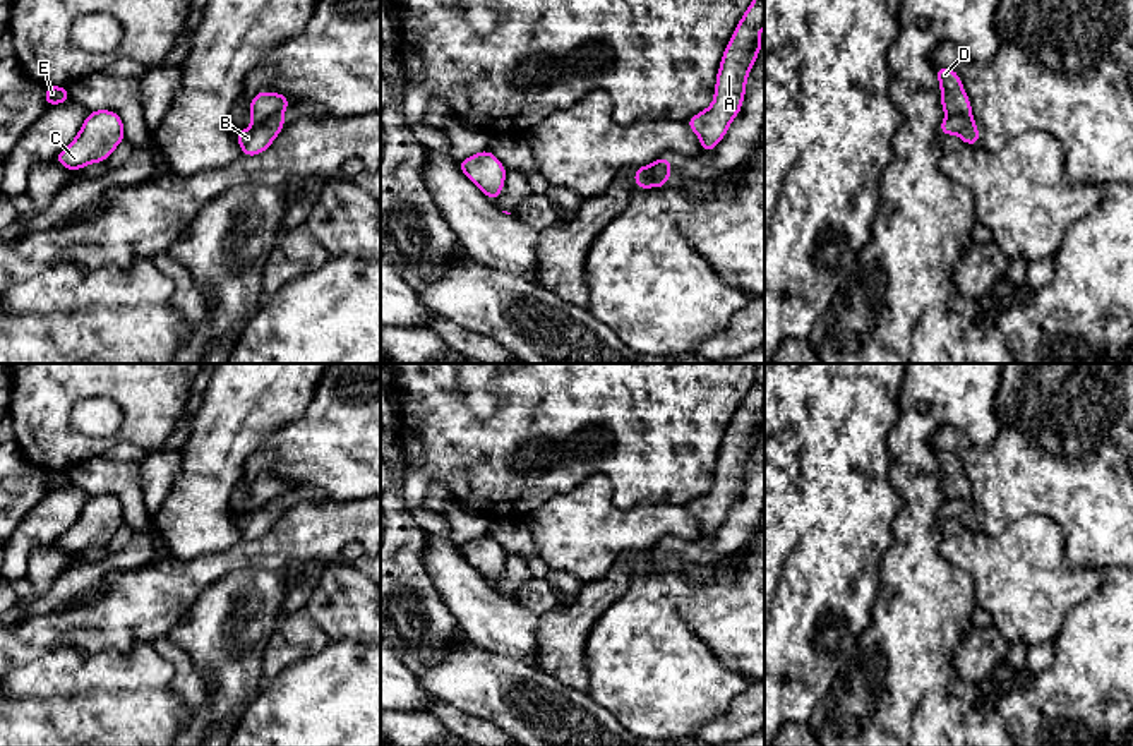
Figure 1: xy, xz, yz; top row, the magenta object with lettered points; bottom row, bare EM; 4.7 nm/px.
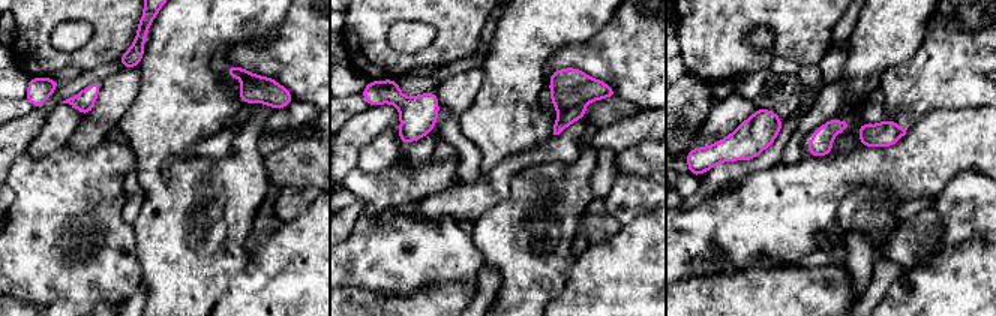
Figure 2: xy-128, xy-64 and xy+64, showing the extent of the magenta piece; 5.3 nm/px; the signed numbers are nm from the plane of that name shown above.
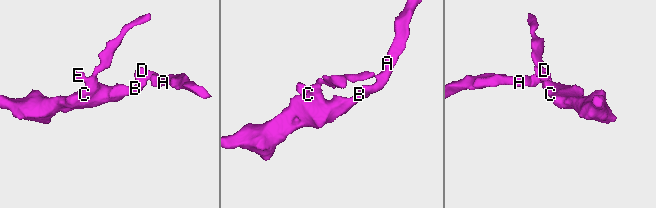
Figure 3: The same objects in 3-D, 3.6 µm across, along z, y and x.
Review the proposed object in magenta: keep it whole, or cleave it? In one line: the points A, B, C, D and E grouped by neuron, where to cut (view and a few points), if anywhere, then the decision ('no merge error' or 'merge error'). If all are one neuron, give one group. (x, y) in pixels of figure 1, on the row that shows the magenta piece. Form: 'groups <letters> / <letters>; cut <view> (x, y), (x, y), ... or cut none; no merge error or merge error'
groups A D / B C E; cut xy (280, 112), (254, 124); merge error

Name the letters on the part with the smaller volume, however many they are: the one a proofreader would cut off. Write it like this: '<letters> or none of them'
A, D

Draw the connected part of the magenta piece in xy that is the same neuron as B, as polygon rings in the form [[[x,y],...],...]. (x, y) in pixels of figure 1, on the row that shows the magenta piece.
[[[278,113],[262,122],[255,122],[250,129],[238,130],[237,141],[242,147],[242,154],[257,156],[264,153],[281,132],[285,123],[286,120],[283,113]]]

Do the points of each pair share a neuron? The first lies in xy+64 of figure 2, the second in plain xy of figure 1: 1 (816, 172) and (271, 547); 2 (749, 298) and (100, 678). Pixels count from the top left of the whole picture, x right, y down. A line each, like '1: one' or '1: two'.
1: one
2: two

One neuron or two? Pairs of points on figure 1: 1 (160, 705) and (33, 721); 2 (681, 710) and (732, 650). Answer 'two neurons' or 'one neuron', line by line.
1: one neuron
2: two neurons

